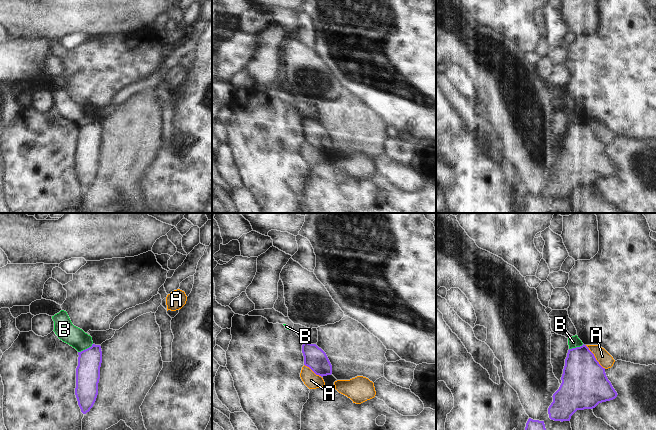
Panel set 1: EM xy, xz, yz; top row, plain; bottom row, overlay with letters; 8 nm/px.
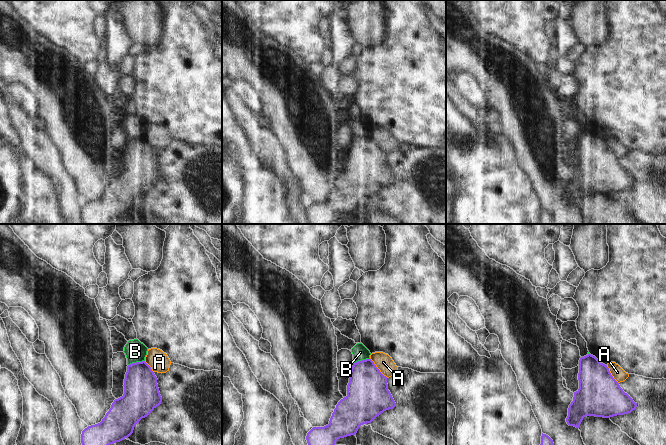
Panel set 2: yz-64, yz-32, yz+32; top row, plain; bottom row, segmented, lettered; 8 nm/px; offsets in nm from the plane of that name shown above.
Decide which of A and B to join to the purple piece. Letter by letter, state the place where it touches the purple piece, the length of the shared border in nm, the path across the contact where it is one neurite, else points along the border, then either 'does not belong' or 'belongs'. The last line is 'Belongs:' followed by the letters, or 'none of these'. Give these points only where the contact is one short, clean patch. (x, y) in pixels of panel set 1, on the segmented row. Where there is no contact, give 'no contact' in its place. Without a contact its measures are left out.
A: meets purple in yz at (594, 357); contact 260 nm long; does not belong
B: meets purple in xy at (85, 349); contact 140 nm long; border along xy (92, 343), (78, 352); does not belong
Belongs: none of these

